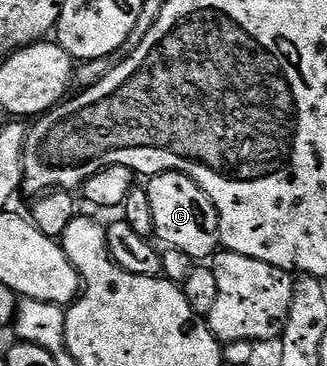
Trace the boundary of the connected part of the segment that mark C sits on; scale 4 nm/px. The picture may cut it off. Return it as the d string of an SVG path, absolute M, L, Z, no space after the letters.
M160 173L148 181L151 182L146 182L145 188L152 208L155 237L163 240L164 246L185 251L185 255L193 259L214 258L221 249L219 212L213 207L209 195L205 195L198 183L183 173Z

